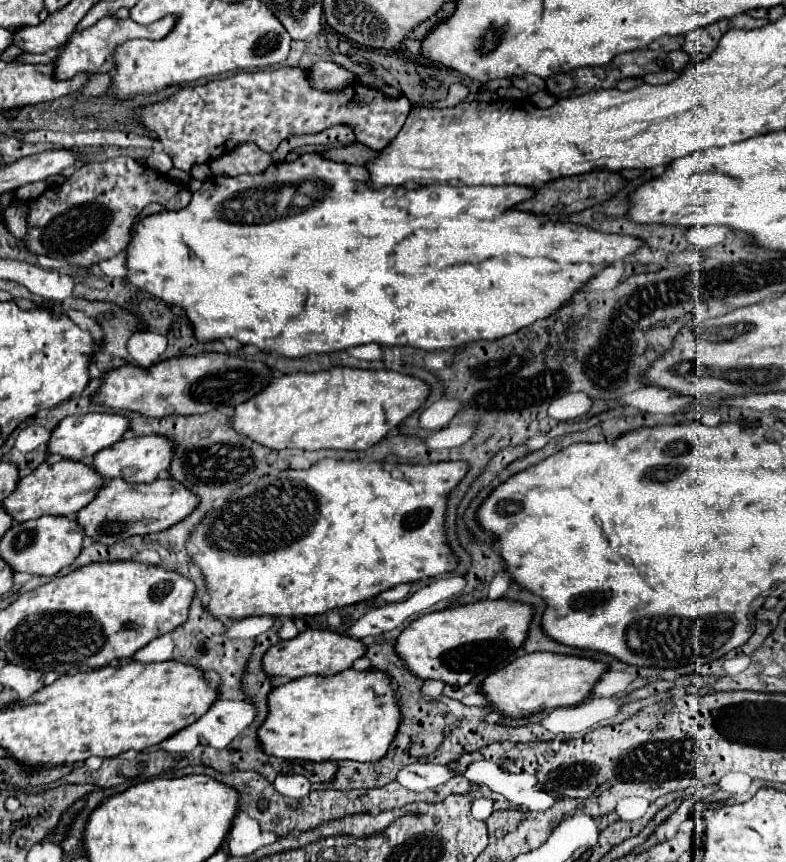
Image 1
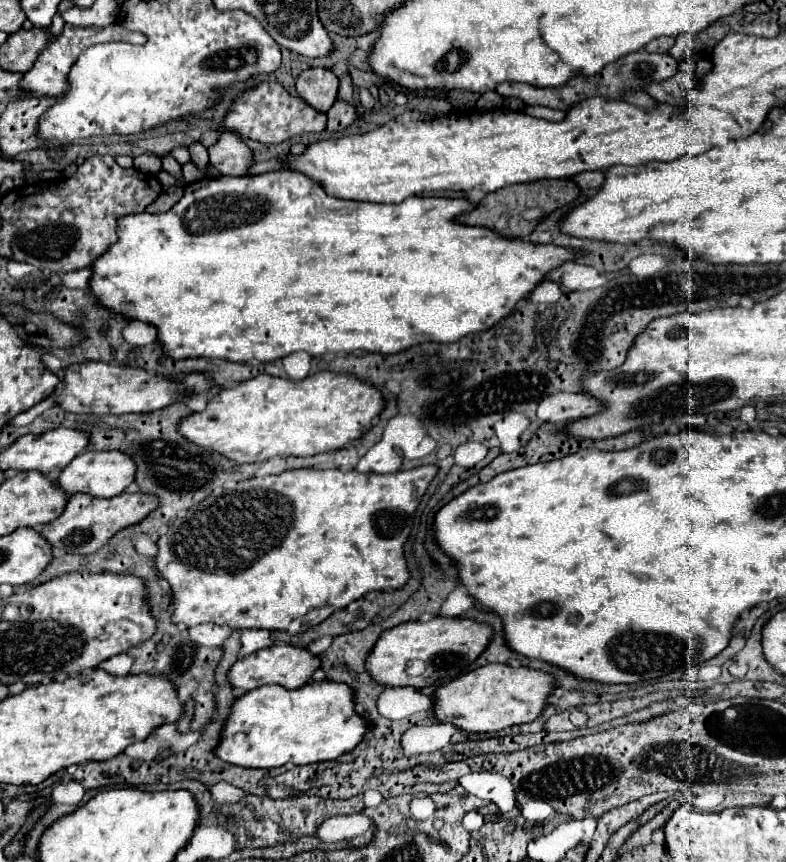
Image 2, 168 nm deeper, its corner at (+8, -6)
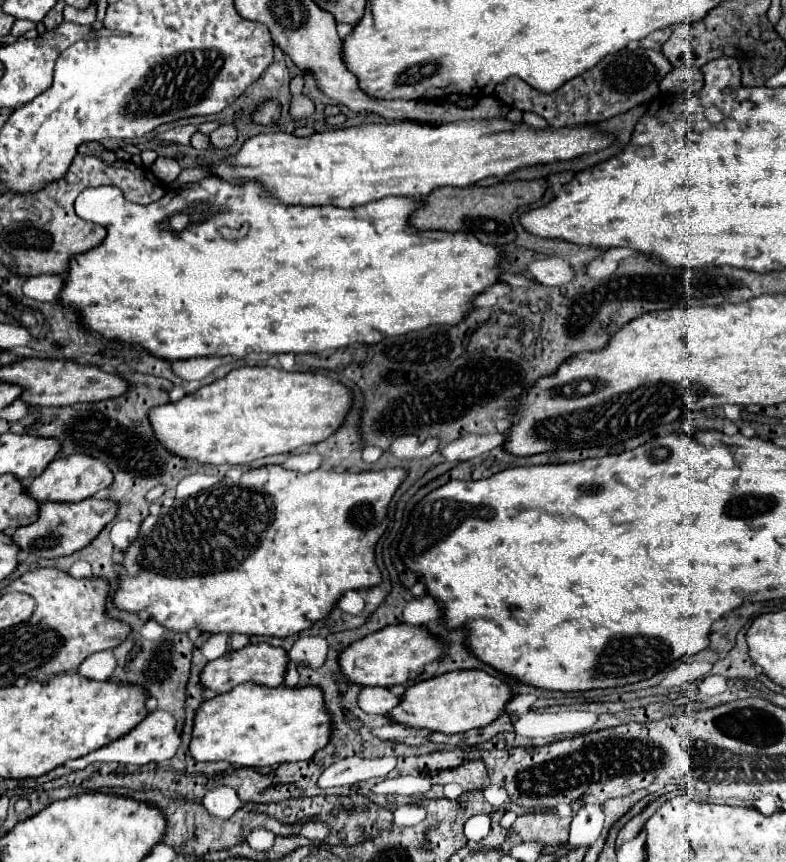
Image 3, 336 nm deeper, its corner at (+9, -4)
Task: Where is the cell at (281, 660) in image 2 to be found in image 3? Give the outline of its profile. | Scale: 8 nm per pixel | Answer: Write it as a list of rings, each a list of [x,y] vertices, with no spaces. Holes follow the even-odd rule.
[[[267,643],[247,645],[239,651],[229,651],[223,657],[209,661],[199,675],[199,683],[205,689],[217,691],[217,693],[227,693],[239,683],[255,683],[255,685],[265,685],[265,687],[277,687],[283,683],[287,663],[289,663],[287,653],[281,647],[271,647]]]

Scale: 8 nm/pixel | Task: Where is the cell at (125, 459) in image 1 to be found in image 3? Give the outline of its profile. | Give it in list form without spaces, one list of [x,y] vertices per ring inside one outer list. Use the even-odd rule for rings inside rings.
[[[69,455],[69,457],[59,457],[51,461],[45,471],[35,477],[27,487],[25,493],[33,497],[37,503],[45,501],[55,501],[55,503],[69,503],[69,501],[83,501],[97,491],[103,491],[111,485],[111,471],[107,471],[107,465],[101,459],[91,459],[87,455]]]

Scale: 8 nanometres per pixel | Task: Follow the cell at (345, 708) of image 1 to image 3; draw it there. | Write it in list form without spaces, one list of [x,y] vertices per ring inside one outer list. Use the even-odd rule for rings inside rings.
[[[241,683],[197,707],[189,753],[195,761],[227,761],[241,767],[279,765],[285,761],[311,759],[319,747],[327,745],[327,731],[327,711],[323,711],[323,695],[319,695],[319,687],[259,687],[253,683]]]

